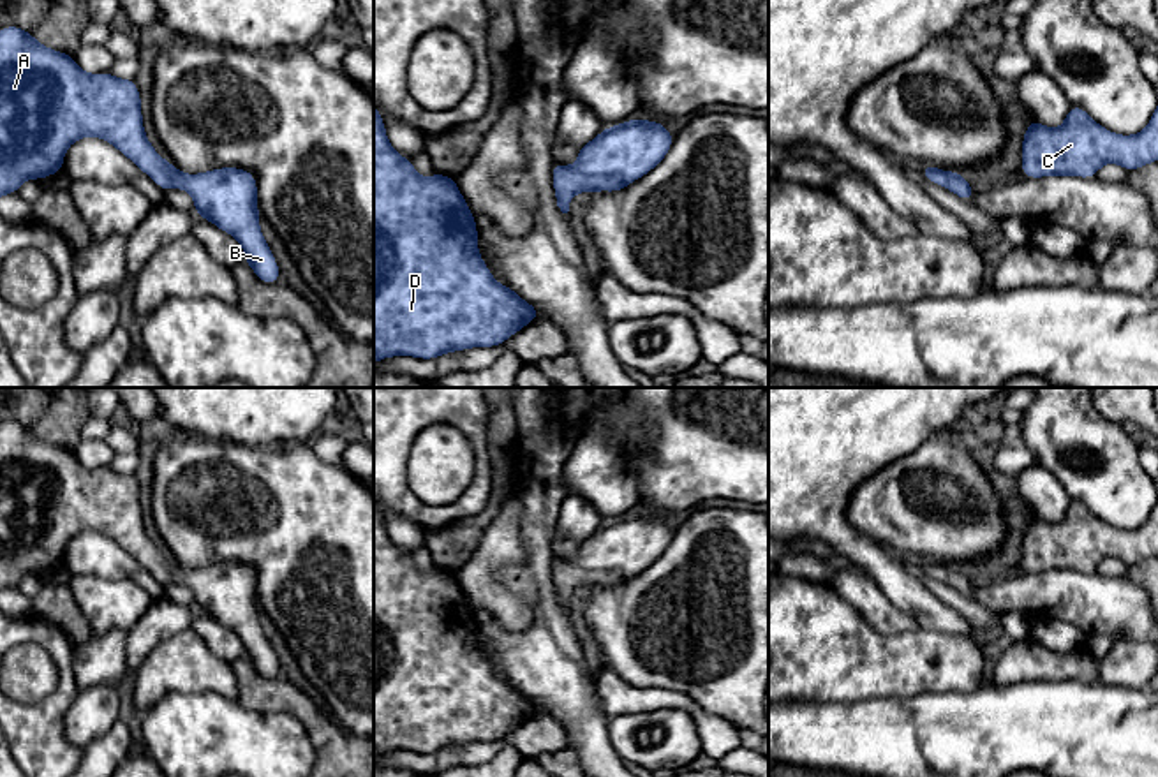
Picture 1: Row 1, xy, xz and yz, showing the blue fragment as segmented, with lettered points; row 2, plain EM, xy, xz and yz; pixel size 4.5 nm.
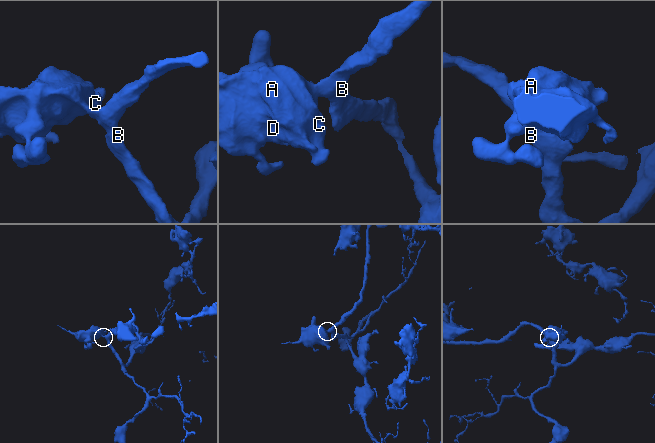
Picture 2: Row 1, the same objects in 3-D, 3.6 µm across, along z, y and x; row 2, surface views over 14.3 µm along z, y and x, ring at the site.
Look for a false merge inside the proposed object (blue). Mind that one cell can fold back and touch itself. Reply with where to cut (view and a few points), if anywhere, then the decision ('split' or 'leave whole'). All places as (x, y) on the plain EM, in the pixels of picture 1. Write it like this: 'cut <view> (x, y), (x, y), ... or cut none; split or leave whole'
cut none; leave whole

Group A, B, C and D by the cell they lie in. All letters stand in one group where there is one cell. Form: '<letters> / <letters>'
A B C D

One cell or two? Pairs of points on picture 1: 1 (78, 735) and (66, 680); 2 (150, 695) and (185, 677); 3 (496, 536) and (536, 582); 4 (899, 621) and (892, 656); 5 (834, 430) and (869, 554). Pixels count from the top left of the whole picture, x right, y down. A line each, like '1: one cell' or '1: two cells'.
1: two cells
2: one cell
3: two cells
4: two cells
5: one cell

